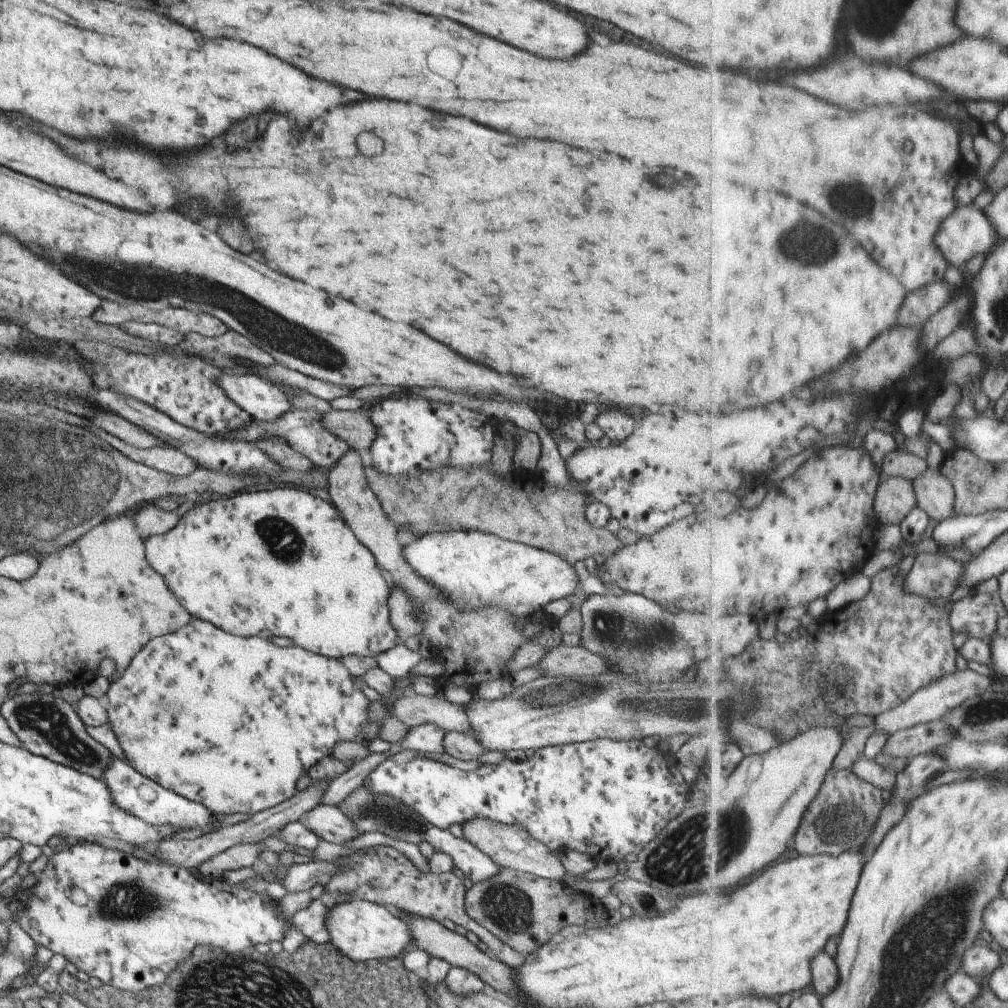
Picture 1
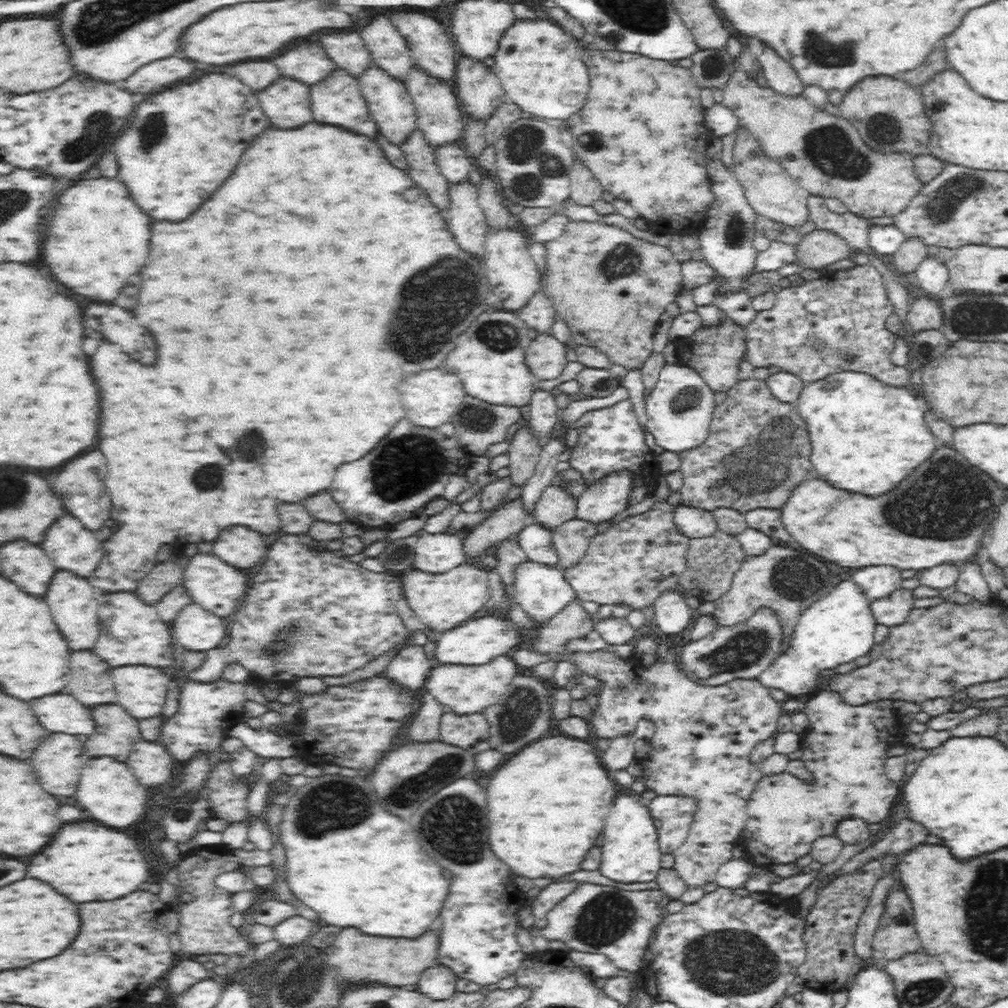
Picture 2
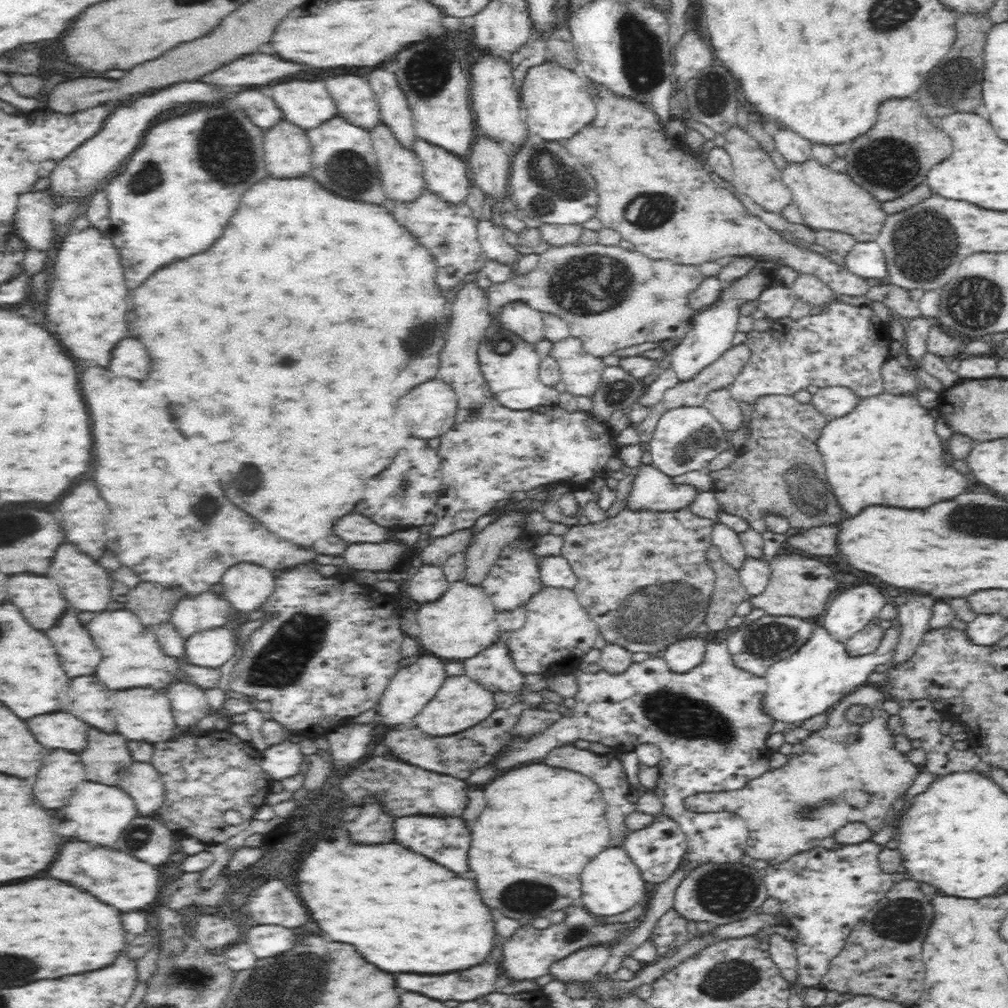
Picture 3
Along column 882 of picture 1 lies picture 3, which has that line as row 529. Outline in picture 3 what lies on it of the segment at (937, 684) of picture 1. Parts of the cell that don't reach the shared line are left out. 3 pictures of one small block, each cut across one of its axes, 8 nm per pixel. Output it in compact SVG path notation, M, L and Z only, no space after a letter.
M723 524L716 525L712 542L719 548L720 556L734 570L742 570L747 554L738 533Z

